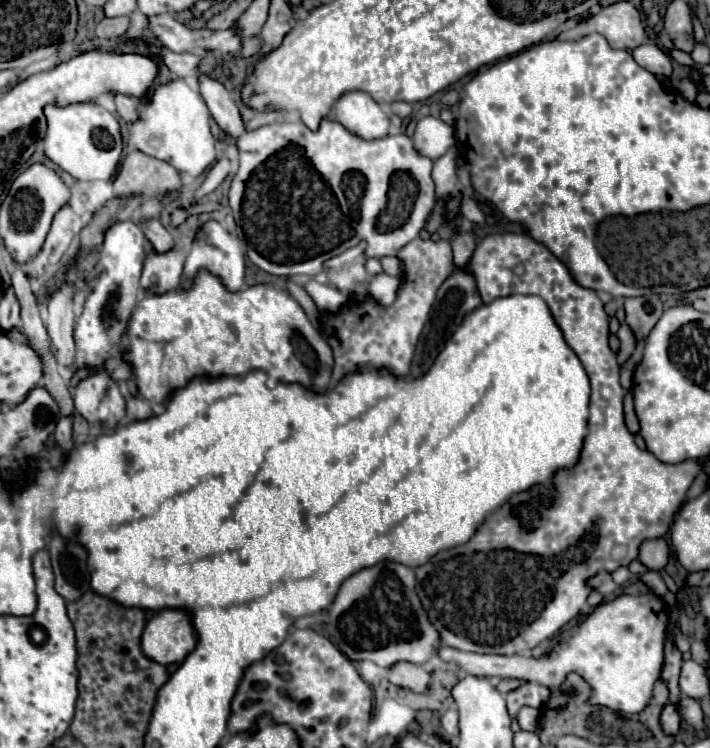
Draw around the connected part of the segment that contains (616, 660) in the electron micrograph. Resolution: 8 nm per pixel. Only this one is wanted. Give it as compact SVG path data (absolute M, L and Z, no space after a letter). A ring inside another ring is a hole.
M653 592L641 596L623 594L597 606L579 626L577 634L561 640L549 654L541 656L539 660L521 656L483 656L459 652L447 646L439 648L439 654L453 662L461 672L471 672L475 676L523 678L539 682L547 688L557 688L563 684L569 672L579 672L593 688L591 704L599 704L615 712L635 714L647 706L653 684L659 680L667 622L669 608Z

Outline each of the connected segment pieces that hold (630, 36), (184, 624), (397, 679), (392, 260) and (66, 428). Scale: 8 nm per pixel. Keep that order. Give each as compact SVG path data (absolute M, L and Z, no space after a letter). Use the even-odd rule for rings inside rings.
M617 2L617 4L611 4L611 6L603 8L599 14L579 22L577 28L573 28L571 32L567 32L567 36L561 36L561 38L573 40L573 38L581 38L581 36L591 34L591 32L603 34L607 38L607 42L611 44L611 48L633 50L633 48L637 48L637 46L641 46L645 42L645 28L643 28L643 22L641 22L641 14L631 2Z
M161 610L145 626L141 650L163 666L181 662L195 648L195 632L183 610Z
M395 664L395 668L387 672L387 678L389 682L395 682L401 688L411 688L411 690L421 690L421 692L425 692L425 688L429 686L427 684L429 672L421 670L415 664Z
M385 256L381 258L381 266L383 266L383 272L389 274L389 276L399 276L399 260L395 256Z
M61 416L61 418L57 420L57 424L55 424L55 434L53 434L57 446L67 448L67 446L71 444L71 422L73 422L71 416Z

